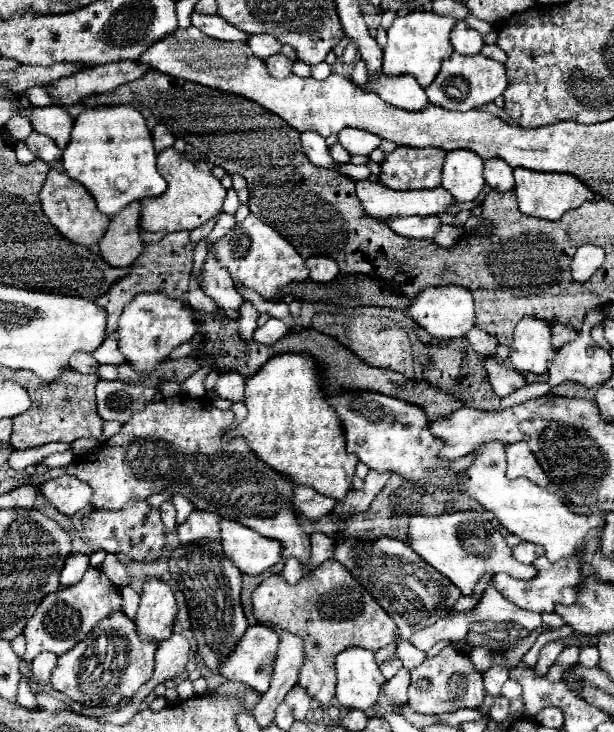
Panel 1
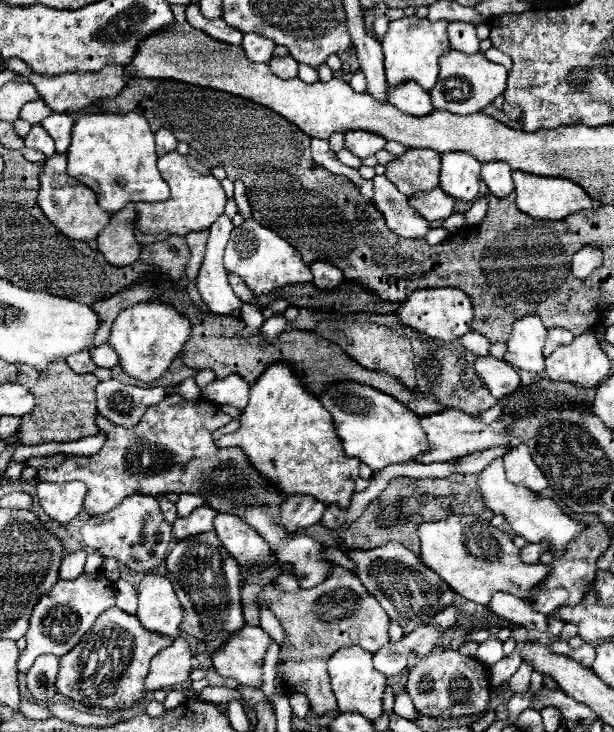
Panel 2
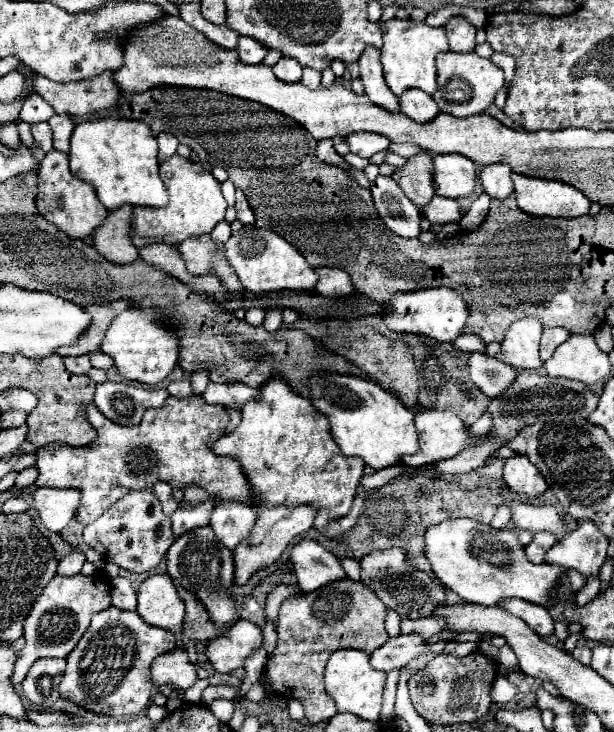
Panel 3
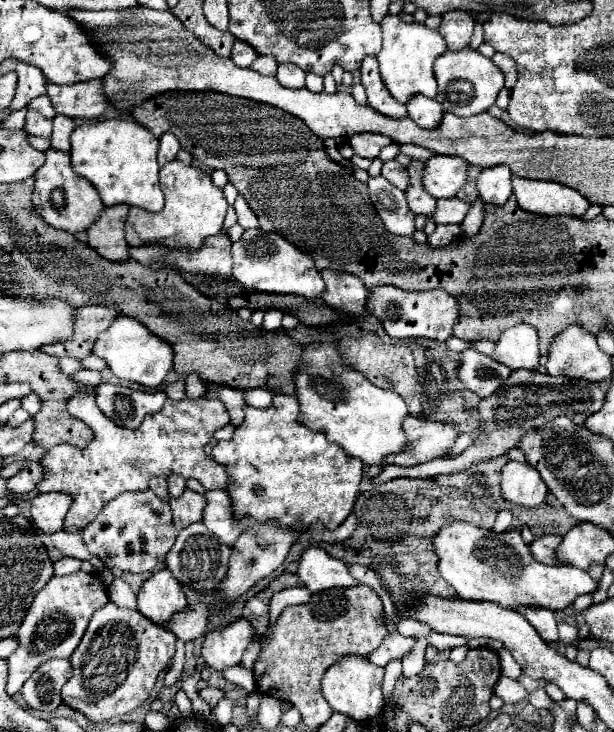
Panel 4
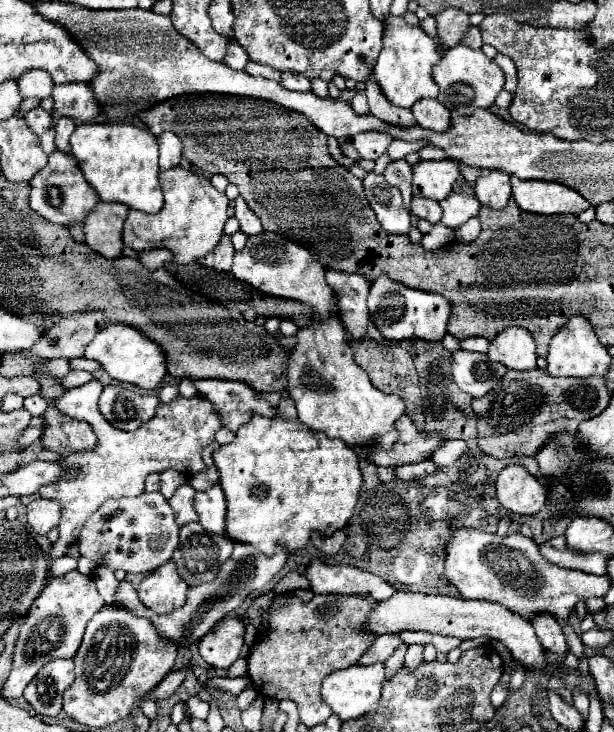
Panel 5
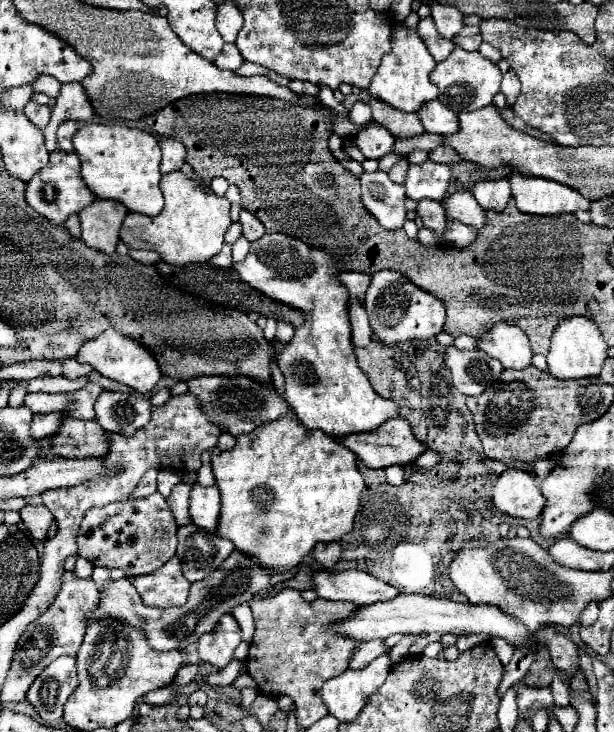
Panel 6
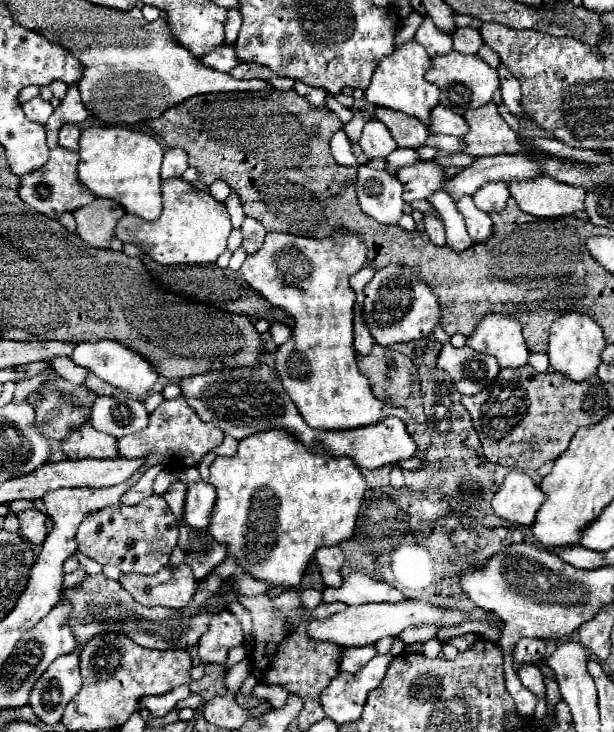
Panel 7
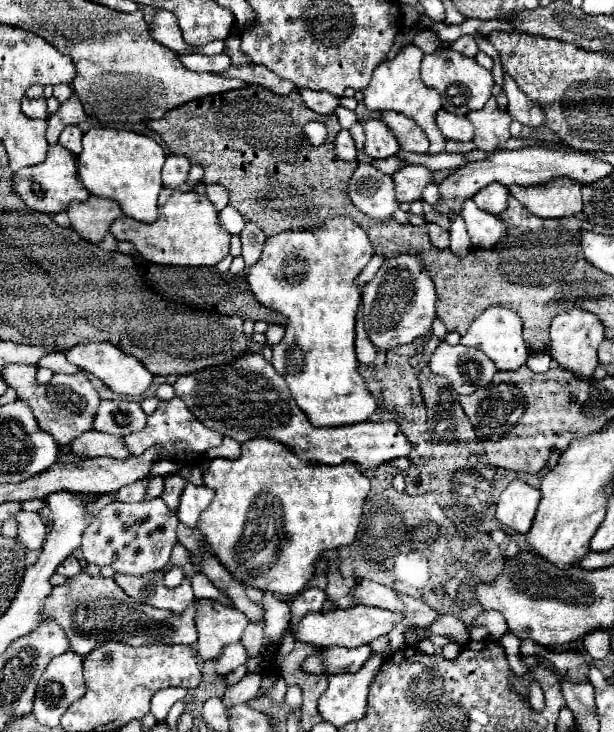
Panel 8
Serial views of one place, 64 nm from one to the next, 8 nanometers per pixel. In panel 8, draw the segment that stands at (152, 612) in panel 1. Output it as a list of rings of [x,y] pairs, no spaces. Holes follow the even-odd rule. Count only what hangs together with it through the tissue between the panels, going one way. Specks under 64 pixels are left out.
[[[150,572],[144,576],[132,576],[132,574],[116,574],[116,584],[134,600],[150,604],[154,608],[164,608],[170,612],[184,612],[188,604],[192,604],[192,582],[186,576],[180,586],[168,588],[164,584],[162,572]]]

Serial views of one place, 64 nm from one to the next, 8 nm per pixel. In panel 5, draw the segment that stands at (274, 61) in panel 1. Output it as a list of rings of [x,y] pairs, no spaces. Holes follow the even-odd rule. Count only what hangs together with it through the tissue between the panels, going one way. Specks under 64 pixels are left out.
[[[284,72],[280,84],[282,84],[284,88],[288,88],[288,90],[298,90],[298,92],[308,92],[308,90],[312,90],[312,88],[310,88],[310,80],[308,80],[306,76],[298,74],[298,72]]]

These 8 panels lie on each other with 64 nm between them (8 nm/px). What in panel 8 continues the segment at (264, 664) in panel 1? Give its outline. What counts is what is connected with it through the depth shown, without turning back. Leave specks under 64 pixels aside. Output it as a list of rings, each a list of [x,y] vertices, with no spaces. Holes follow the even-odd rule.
[[[204,600],[196,616],[198,656],[202,660],[216,660],[224,646],[240,642],[246,626],[248,618],[240,610]]]

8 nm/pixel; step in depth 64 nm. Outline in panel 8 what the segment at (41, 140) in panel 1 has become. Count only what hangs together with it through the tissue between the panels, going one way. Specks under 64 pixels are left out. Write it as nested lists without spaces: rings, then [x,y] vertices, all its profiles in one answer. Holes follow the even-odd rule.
[[[24,98],[24,100],[22,100],[22,112],[24,112],[28,118],[46,120],[46,118],[48,118],[48,106],[46,106],[46,98],[38,98],[38,100]]]

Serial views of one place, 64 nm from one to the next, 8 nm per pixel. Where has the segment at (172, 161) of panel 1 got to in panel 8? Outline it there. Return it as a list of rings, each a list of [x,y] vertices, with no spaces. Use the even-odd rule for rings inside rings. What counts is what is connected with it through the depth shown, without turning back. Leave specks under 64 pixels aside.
[[[162,186],[158,210],[158,220],[152,224],[120,216],[110,228],[112,236],[132,242],[148,262],[166,266],[216,266],[228,254],[230,234],[220,226],[218,210],[204,194]]]

